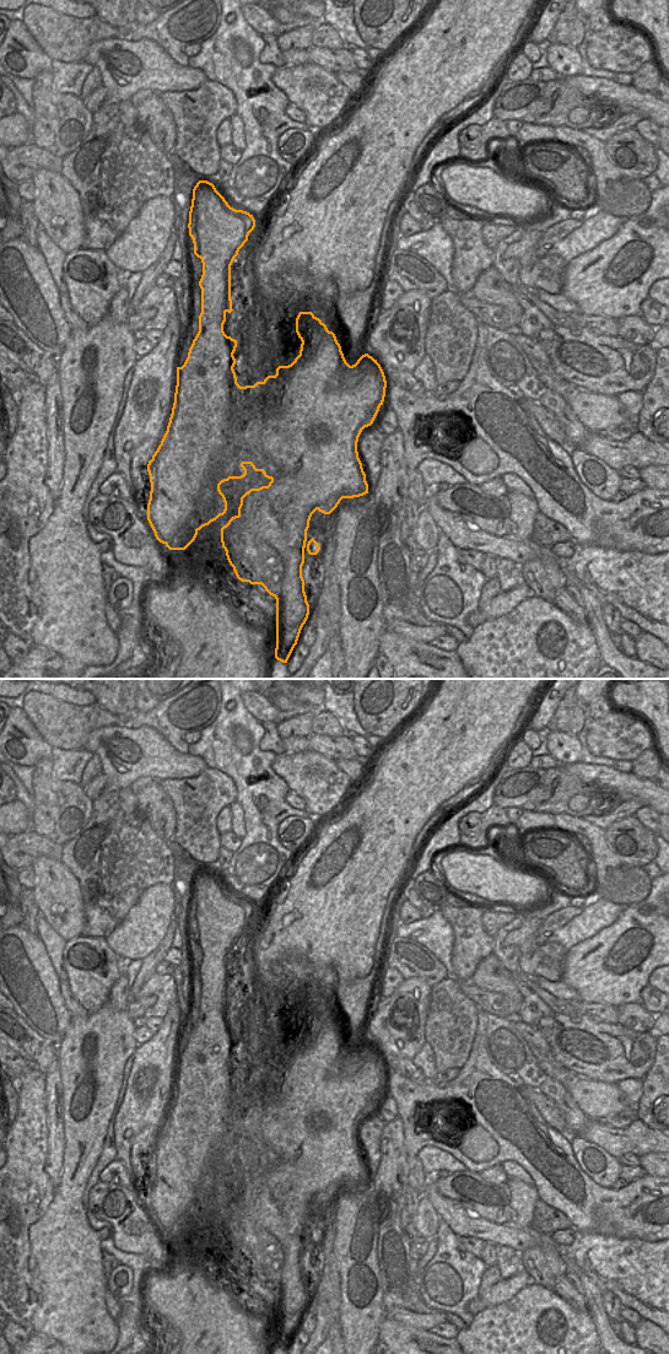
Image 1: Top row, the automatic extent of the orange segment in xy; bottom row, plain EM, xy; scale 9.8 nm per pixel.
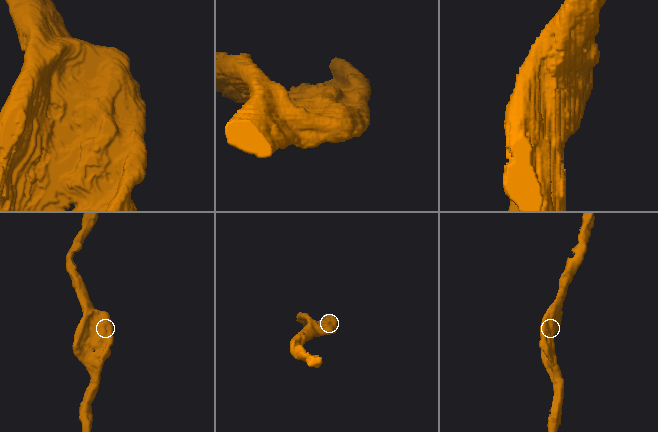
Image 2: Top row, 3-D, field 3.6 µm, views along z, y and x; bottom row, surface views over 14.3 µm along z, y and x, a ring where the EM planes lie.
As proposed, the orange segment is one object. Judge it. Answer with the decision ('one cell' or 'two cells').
one cell

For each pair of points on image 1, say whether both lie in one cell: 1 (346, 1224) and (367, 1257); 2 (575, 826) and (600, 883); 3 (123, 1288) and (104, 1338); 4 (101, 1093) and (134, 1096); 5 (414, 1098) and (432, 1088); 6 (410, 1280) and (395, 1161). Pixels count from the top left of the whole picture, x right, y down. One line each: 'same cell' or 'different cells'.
1: same cell
2: same cell
3: different cells
4: different cells
5: same cell
6: same cell

